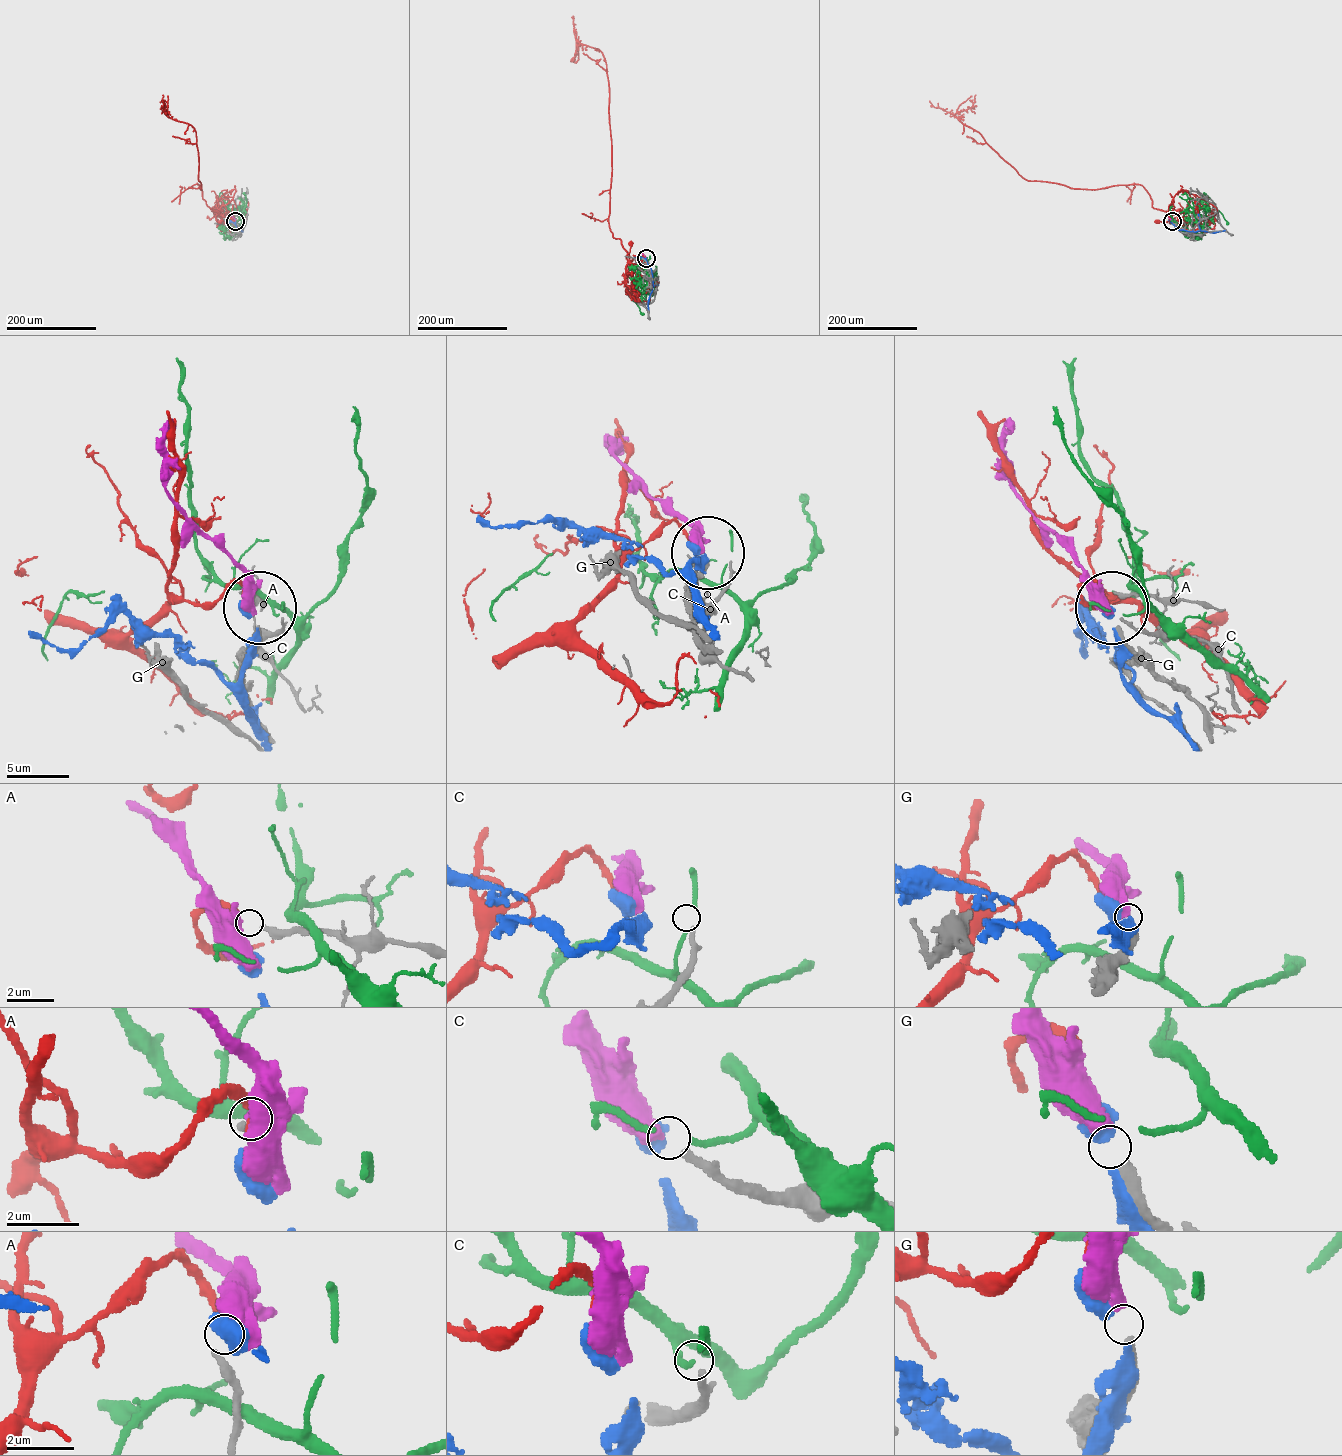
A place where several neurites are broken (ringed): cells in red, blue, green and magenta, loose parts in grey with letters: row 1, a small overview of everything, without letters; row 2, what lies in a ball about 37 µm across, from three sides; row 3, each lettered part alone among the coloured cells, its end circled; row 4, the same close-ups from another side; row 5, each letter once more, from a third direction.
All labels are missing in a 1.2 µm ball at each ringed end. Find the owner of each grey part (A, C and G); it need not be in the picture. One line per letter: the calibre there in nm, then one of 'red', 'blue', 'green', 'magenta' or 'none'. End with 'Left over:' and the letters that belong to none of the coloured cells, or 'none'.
A: 280 nm | red
C: 240 nm | none
G: 240 nm | magenta
Left over: C

